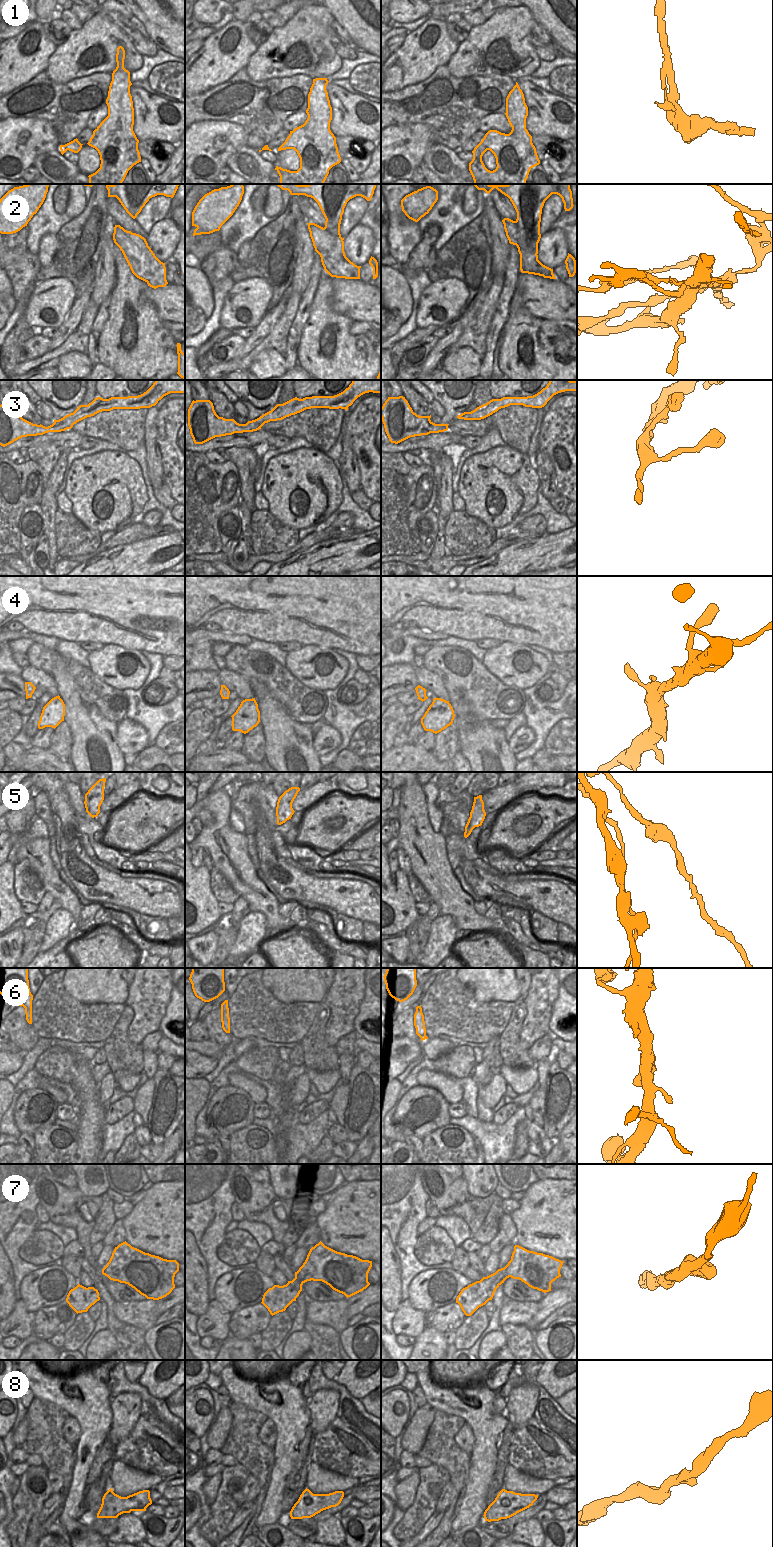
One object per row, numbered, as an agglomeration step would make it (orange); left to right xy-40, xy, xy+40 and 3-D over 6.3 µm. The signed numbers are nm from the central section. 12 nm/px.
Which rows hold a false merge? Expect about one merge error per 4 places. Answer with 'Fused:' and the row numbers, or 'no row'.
Fused: 2

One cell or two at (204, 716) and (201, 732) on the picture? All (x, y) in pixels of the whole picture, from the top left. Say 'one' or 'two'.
one

